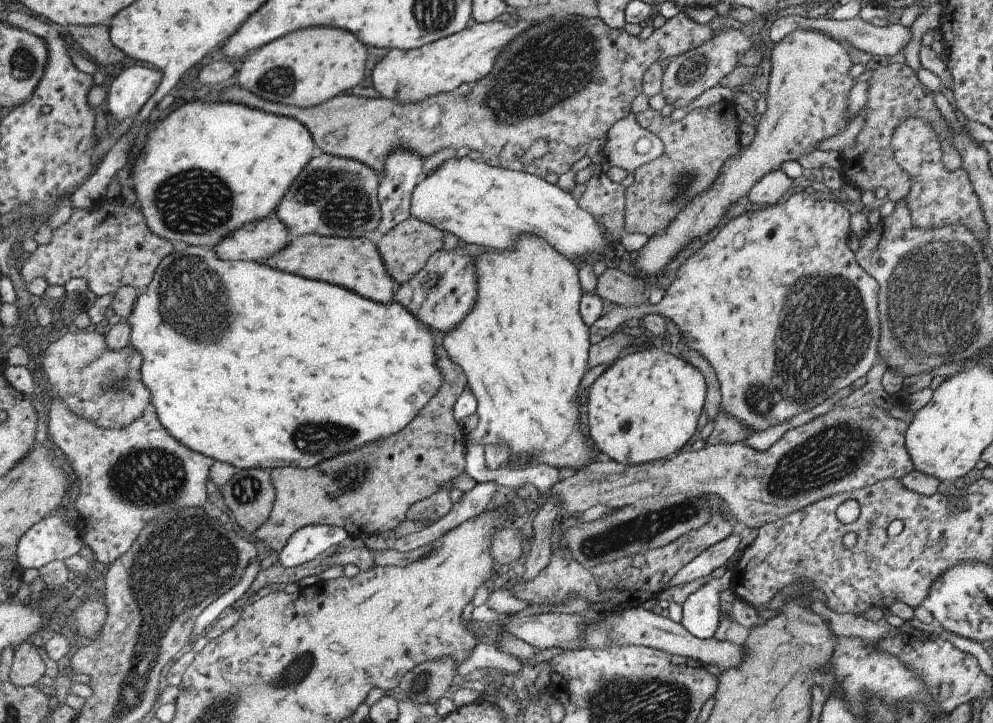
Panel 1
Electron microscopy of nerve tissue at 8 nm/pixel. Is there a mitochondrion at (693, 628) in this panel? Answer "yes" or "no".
no

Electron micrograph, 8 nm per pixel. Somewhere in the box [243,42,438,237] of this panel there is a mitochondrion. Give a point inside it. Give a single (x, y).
(279, 82)

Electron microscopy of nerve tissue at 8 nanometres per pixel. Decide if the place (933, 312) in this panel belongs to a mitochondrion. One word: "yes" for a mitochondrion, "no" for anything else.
yes

